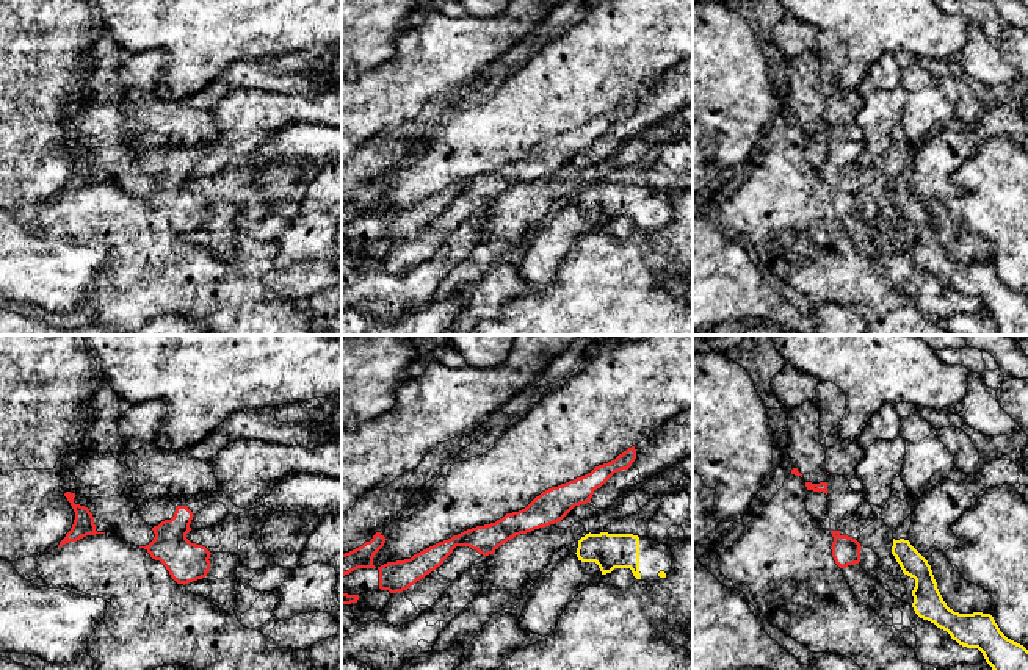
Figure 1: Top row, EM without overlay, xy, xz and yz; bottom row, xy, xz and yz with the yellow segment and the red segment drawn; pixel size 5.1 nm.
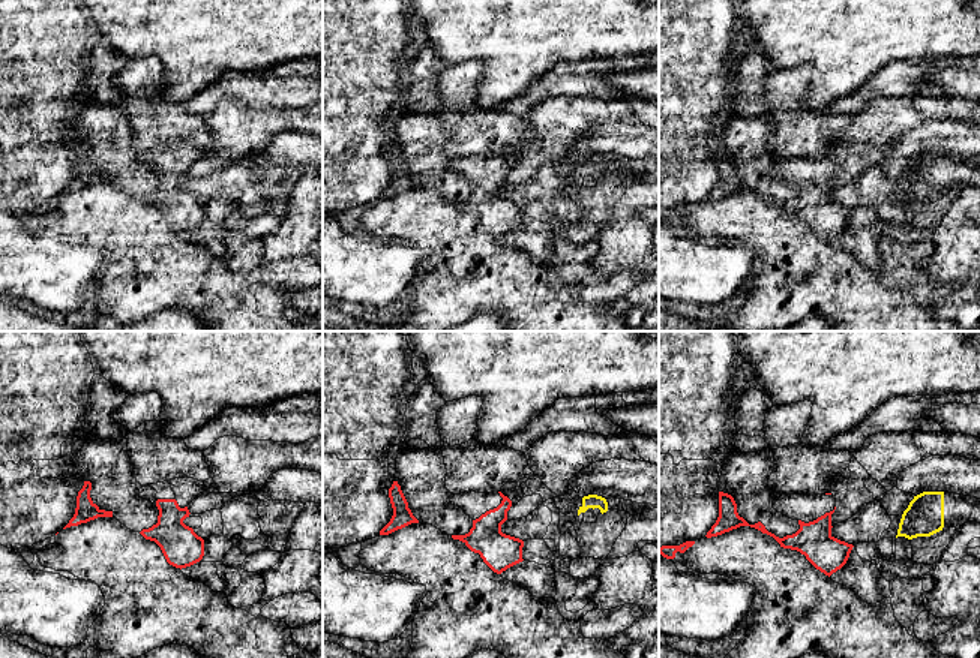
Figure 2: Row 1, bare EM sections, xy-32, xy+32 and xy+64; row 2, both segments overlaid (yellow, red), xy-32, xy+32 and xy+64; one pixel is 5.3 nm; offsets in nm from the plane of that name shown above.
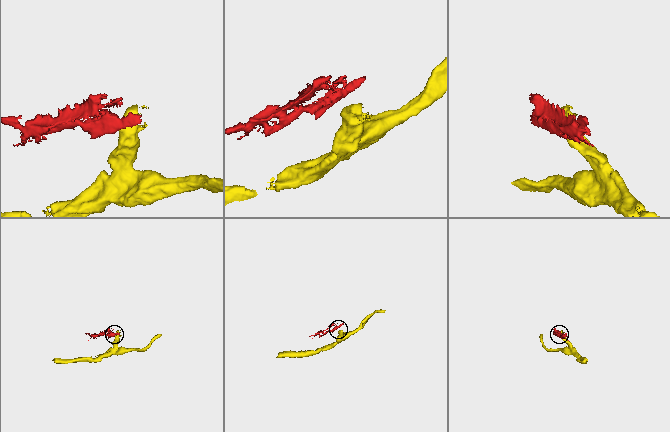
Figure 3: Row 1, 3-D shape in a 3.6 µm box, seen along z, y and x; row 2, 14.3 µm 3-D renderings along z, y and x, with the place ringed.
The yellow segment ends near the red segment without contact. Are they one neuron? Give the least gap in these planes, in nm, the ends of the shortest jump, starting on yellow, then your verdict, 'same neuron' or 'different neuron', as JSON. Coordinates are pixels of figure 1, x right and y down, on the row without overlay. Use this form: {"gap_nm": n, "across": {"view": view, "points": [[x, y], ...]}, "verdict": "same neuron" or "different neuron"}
{"gap_nm": 140, "across": {"view": "xz", "points": [[582, 187], [563, 166]]}, "verdict": "different neuron"}

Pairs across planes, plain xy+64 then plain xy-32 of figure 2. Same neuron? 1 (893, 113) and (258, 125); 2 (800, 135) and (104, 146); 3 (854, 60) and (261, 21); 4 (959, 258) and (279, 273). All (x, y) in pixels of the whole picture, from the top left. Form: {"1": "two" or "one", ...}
{"1": "one", "2": "two", "3": "one", "4": "two"}

